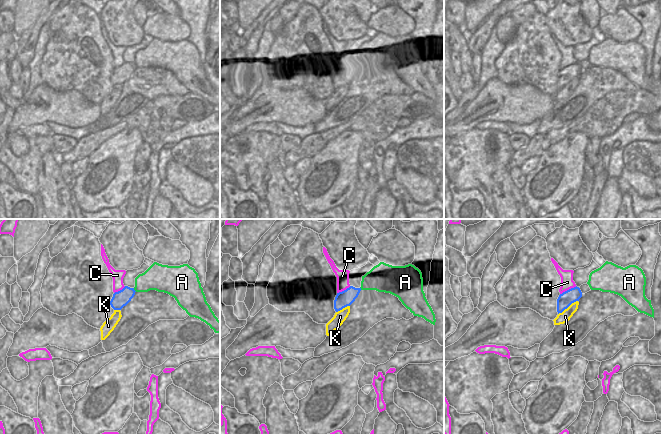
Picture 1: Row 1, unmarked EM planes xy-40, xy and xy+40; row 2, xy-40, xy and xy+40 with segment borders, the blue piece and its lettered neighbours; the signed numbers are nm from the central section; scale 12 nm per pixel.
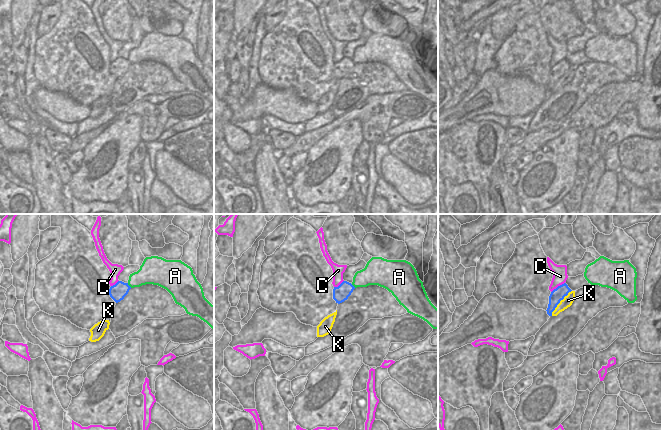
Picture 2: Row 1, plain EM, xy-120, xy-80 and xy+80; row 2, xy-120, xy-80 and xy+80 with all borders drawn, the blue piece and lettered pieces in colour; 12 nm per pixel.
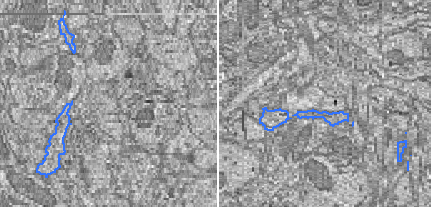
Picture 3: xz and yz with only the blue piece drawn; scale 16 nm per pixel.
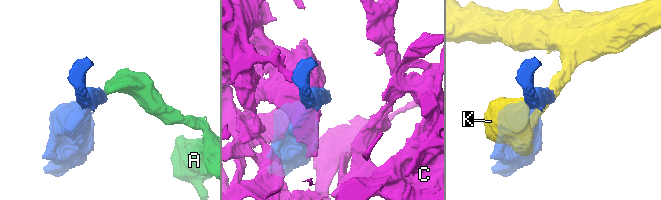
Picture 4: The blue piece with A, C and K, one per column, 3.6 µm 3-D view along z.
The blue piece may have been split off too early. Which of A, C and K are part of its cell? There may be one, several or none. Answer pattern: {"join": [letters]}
{"join": []}

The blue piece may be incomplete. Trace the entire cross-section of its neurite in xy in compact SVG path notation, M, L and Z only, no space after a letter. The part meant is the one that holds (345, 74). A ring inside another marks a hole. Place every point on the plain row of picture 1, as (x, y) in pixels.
M350 62L346 66L337 69L334 76L335 87L338 88L347 82L350 82L358 73L360 67L361 64L355 64L353 62Z

